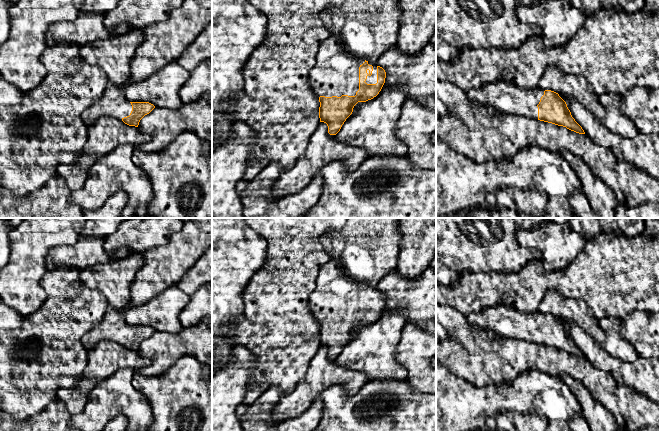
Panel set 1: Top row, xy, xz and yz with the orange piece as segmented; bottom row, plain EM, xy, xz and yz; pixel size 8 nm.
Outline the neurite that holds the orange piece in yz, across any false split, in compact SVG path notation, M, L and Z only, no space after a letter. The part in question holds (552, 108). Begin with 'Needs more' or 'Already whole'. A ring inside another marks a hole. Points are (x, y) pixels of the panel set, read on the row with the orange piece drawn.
Needs more. M497 81L468 91L467 97L473 102L492 106L505 114L538 119L585 134L572 117L566 102L551 90L543 90L538 86L523 89L504 81Z

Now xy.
Needs more. M108 84L102 95L83 111L81 117L87 126L93 125L101 116L112 116L129 126L138 127L140 120L154 108L149 102L130 102L124 88Z

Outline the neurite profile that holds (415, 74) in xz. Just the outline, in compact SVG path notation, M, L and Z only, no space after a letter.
M430 43L416 54L405 54L396 46L384 52L376 61L386 72L383 88L401 90L406 98L414 98L428 109L436 110L436 48Z

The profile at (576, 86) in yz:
M549 65L538 87L577 99L608 130L614 133L625 138L633 138L639 133L634 123L616 108L604 106L589 82L580 74L567 74L559 70L556 65Z

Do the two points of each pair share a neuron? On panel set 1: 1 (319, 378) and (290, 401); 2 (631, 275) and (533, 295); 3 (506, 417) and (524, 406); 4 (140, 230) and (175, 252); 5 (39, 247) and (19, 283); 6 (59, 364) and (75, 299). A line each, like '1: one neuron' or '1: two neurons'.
1: one neuron
2: one neuron
3: two neurons
4: two neurons
5: one neuron
6: one neuron

